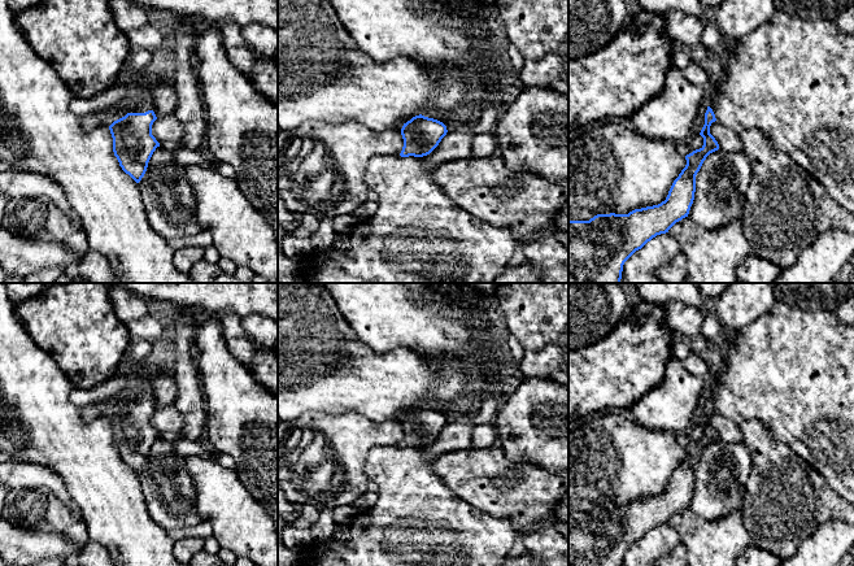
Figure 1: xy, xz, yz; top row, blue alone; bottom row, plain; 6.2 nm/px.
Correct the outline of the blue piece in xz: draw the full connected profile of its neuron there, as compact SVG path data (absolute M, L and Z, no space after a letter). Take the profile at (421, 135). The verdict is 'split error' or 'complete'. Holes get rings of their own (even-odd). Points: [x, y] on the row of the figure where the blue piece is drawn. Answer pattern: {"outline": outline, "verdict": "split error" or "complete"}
{"outline": "M422 114L415 116L401 129L404 147L400 156L427 156L439 145L446 132L446 126L443 122Z", "verdict": "complete"}

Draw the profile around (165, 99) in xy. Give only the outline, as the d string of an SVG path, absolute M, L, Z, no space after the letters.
M154 82L153 112L157 118L173 114L178 104L173 83Z

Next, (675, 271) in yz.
M680 251L670 264L659 267L655 271L655 275L663 282L663 283L681 283L688 274L687 269L687 257Z

